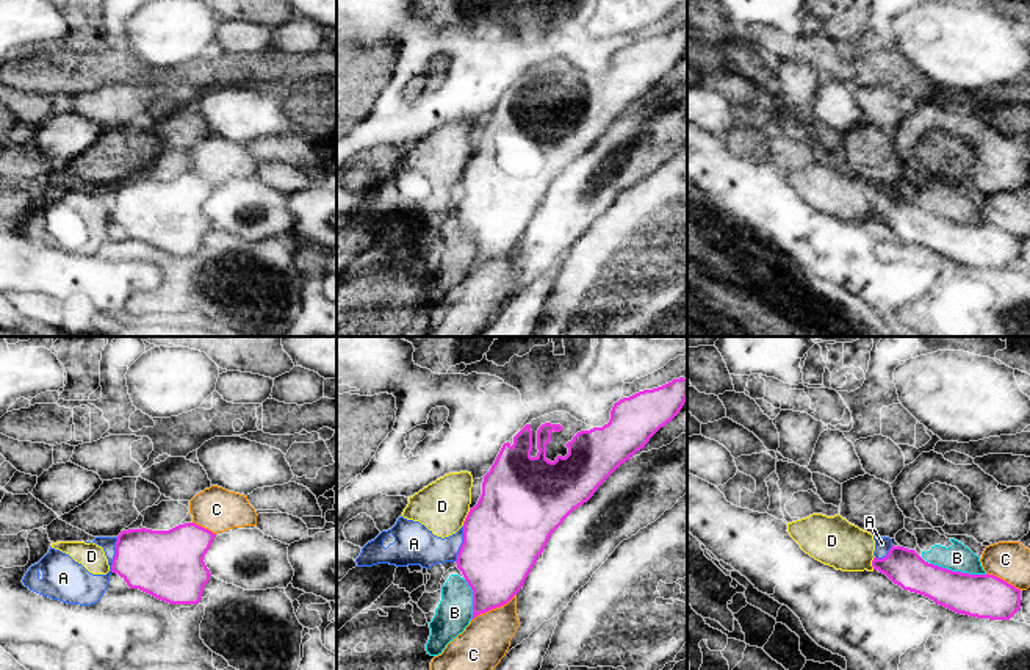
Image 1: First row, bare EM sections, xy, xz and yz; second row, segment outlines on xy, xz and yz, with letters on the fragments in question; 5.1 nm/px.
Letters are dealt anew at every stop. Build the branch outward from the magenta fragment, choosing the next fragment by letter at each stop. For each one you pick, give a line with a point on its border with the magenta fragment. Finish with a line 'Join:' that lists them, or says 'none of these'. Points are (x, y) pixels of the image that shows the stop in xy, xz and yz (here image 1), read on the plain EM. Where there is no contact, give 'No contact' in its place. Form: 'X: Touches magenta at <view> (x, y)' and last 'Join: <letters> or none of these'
Join: none of these

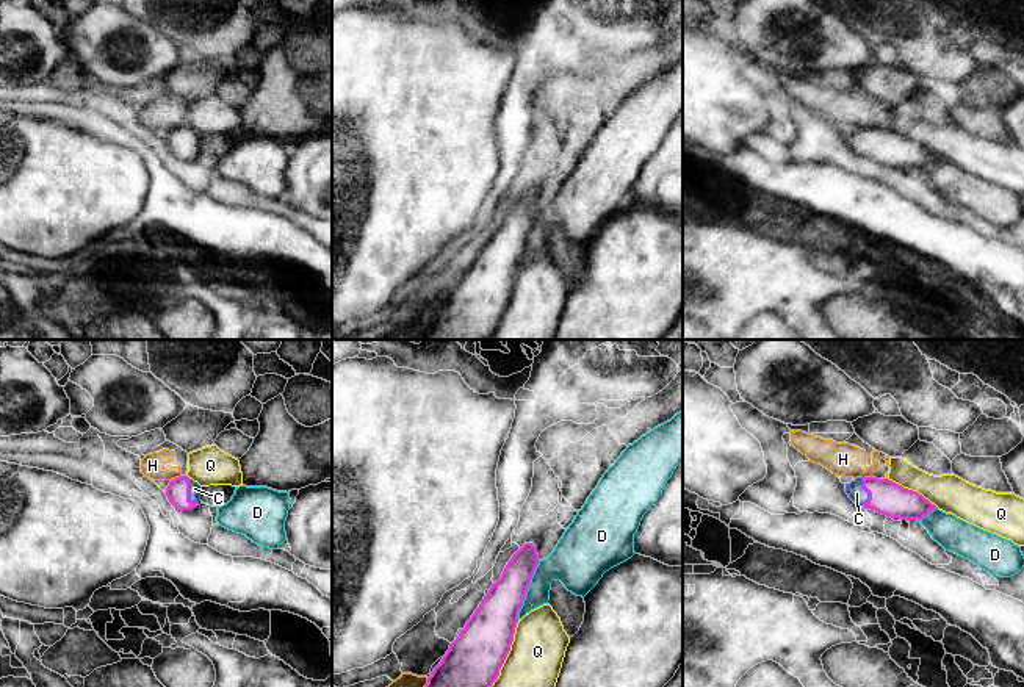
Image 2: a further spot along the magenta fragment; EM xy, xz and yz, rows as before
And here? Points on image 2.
C: Touches magenta at xy (188, 143)
Join: C

